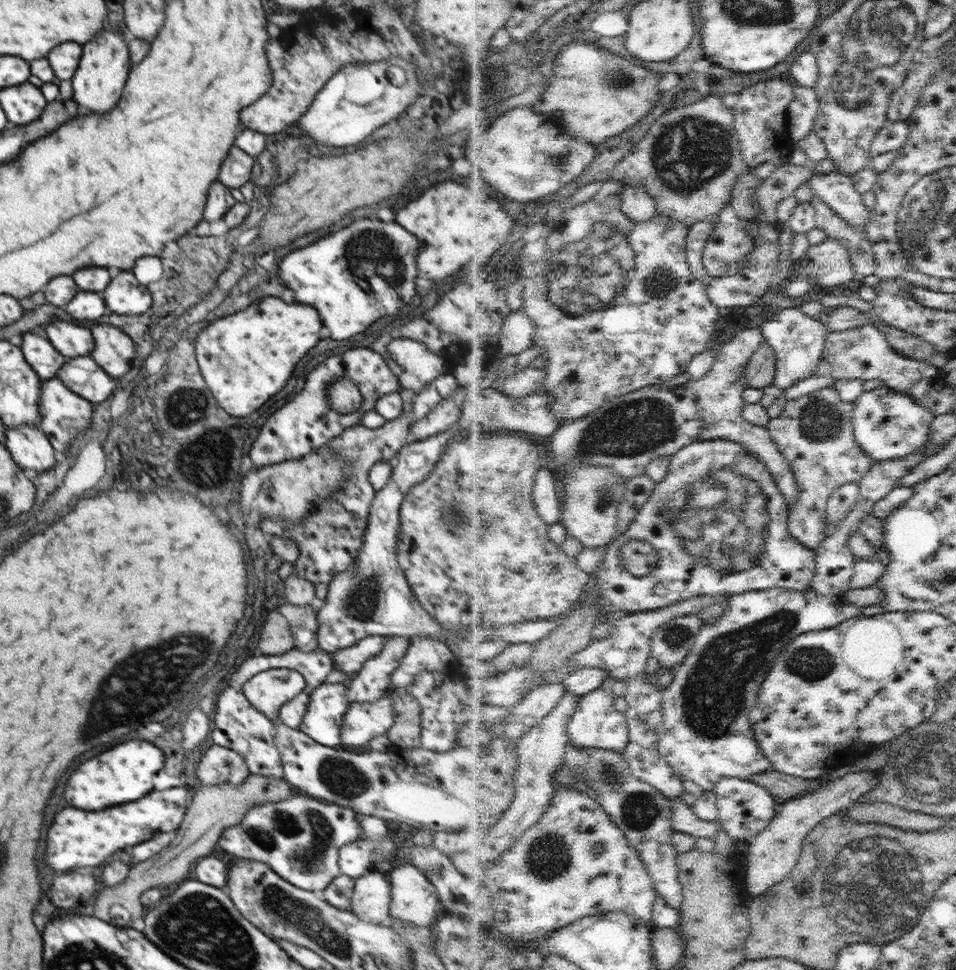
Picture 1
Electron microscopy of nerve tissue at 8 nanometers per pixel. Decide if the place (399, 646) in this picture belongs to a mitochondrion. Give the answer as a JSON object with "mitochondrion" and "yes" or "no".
{"mitochondrion":"no"}

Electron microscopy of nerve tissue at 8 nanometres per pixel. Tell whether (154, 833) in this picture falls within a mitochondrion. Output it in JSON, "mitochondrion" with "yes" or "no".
{"mitochondrion":"no"}

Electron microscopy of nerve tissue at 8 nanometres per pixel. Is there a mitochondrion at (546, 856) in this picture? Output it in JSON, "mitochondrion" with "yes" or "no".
{"mitochondrion":"yes"}

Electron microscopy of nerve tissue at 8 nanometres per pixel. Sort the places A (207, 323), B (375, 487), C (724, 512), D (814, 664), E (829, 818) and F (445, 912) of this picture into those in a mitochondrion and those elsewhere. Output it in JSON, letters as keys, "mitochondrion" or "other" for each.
{"A":"other","B":"other","C":"mitochondrion","D":"mitochondrion","E":"other","F":"other"}

